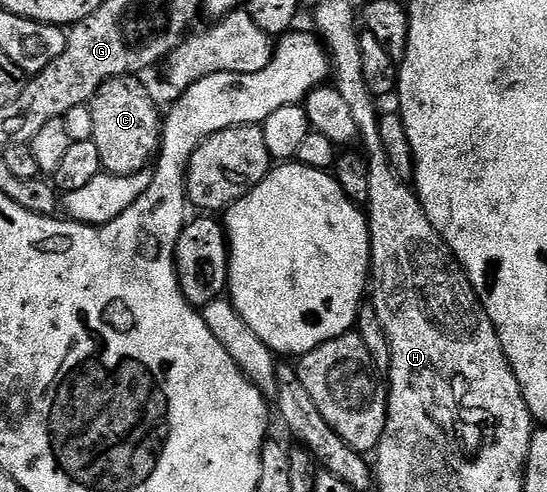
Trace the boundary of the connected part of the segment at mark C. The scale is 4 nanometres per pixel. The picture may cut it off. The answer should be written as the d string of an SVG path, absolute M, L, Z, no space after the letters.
M122 75L105 81L89 104L93 117L93 137L101 153L101 165L108 175L136 175L152 166L159 153L161 107L155 104L142 78Z

